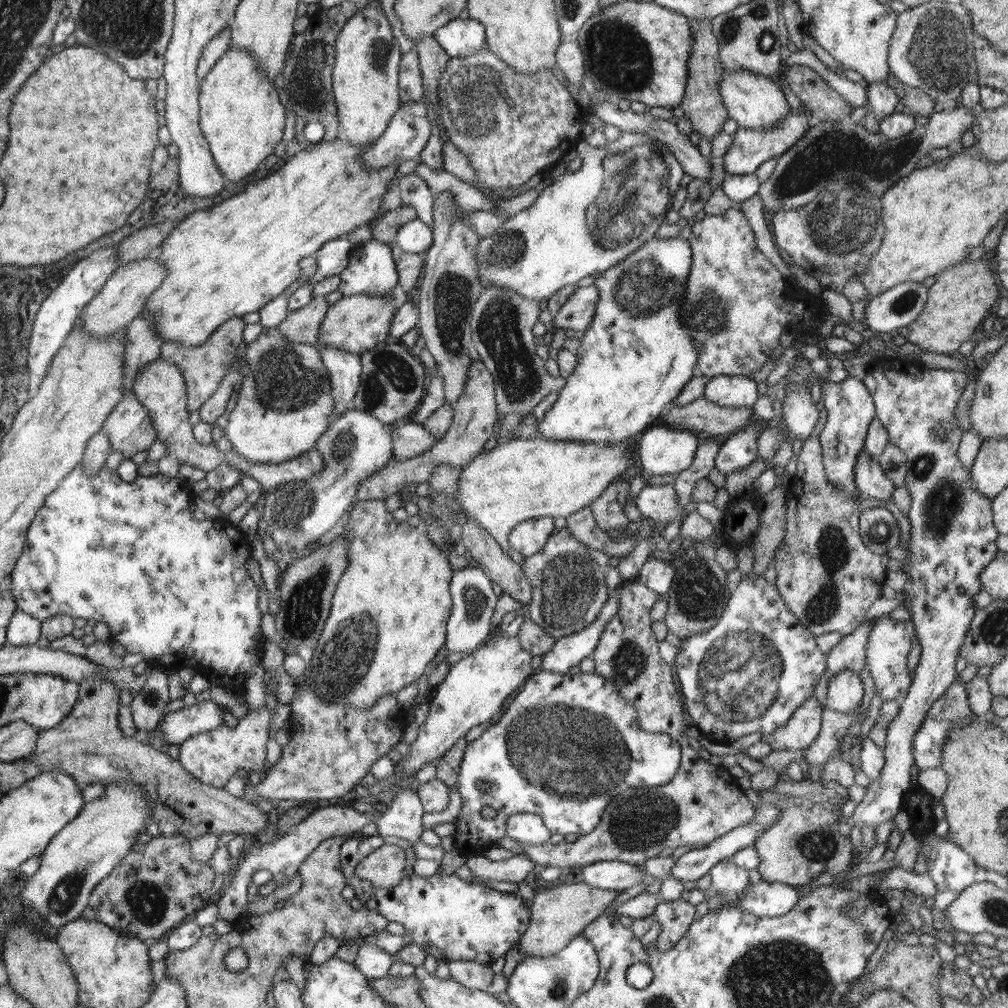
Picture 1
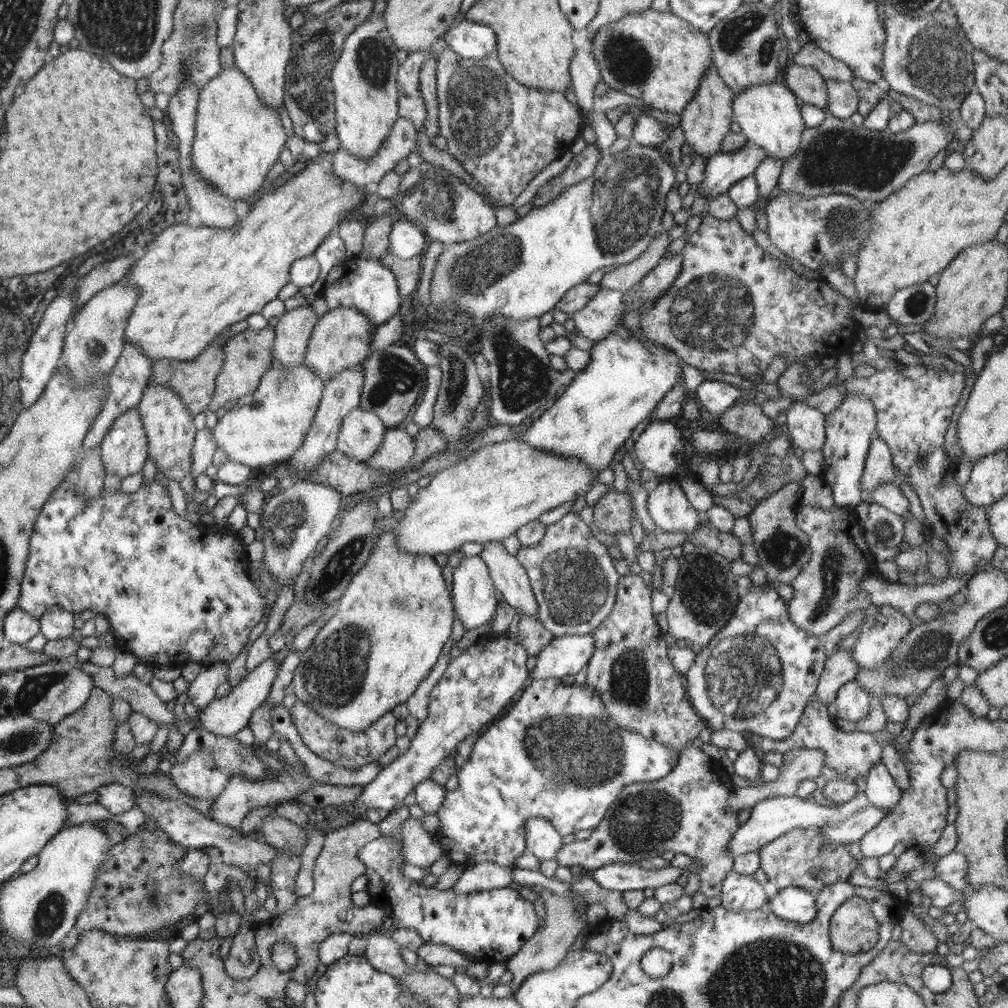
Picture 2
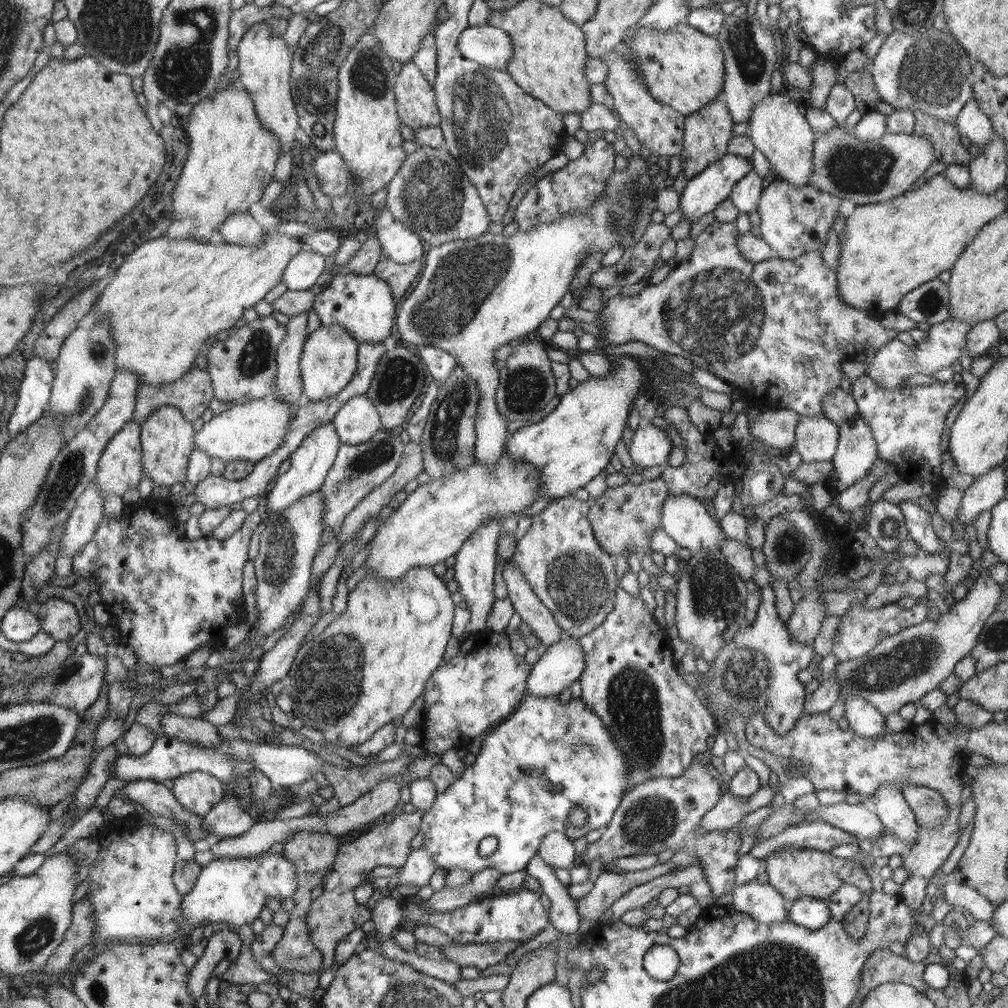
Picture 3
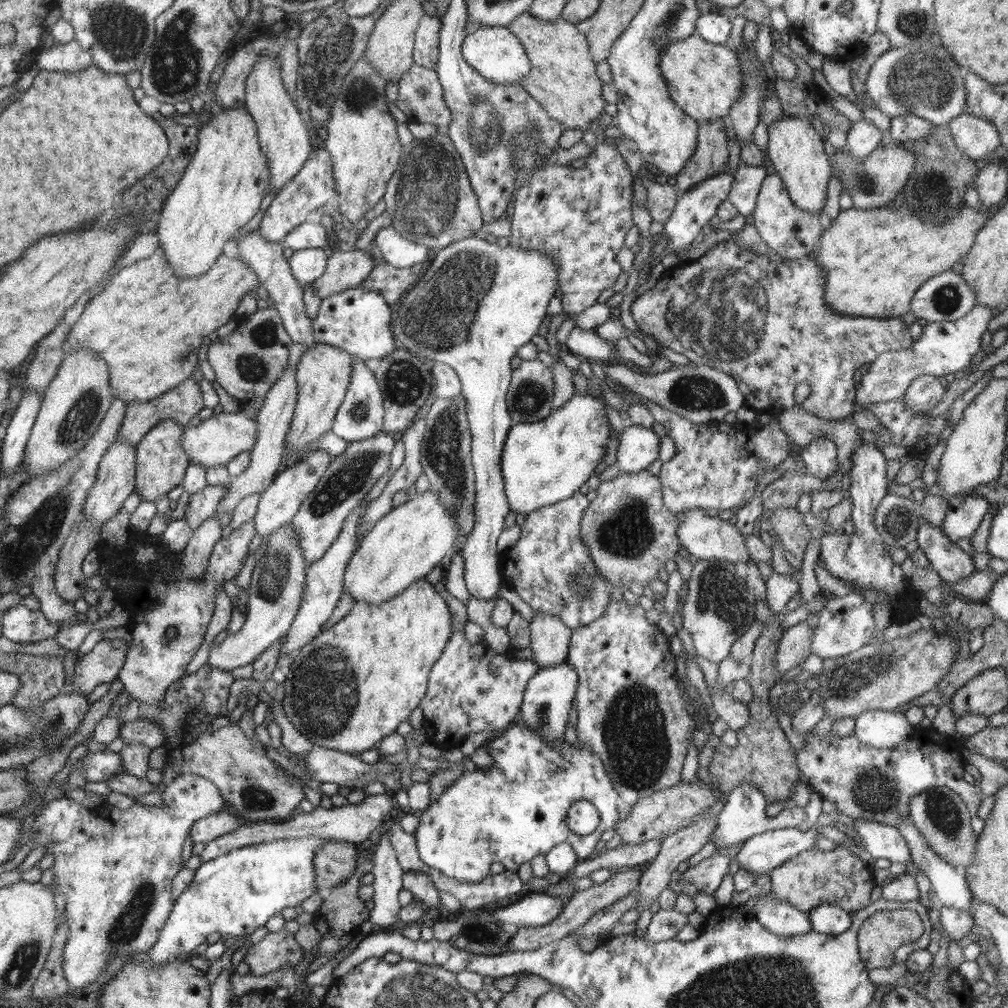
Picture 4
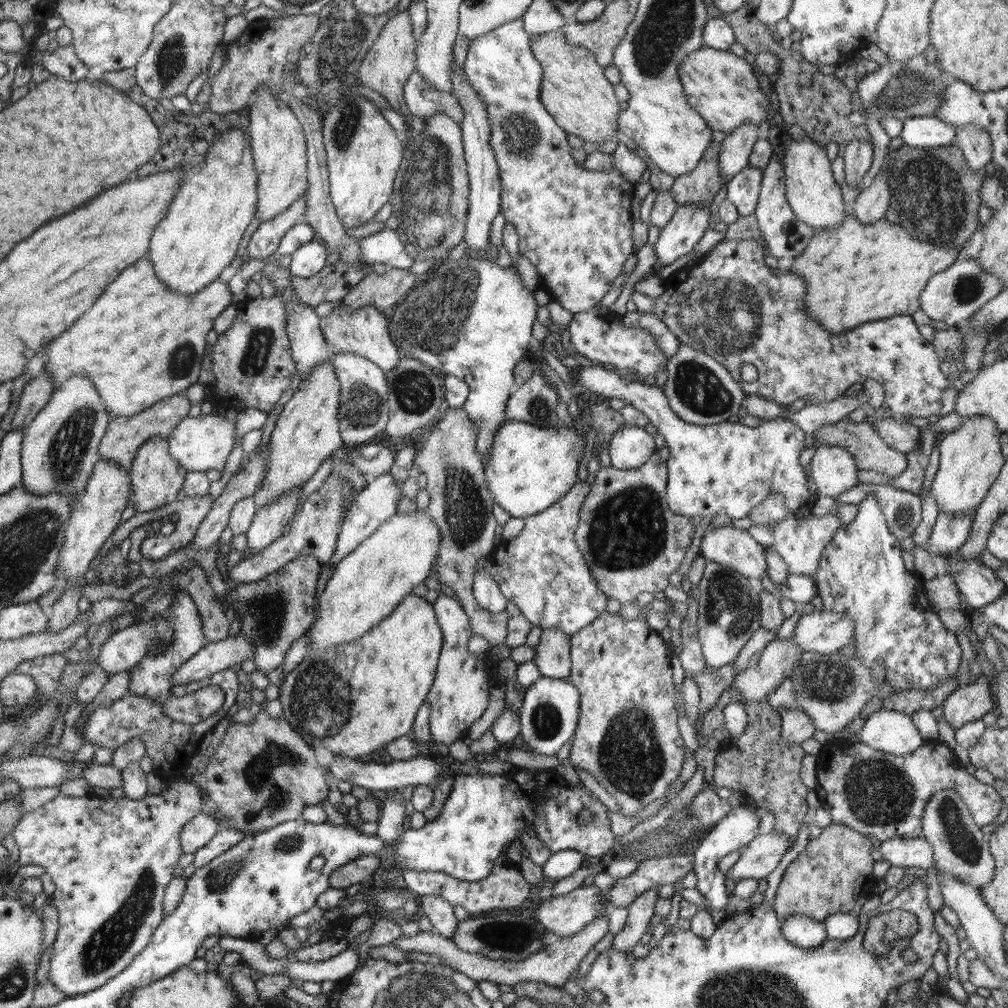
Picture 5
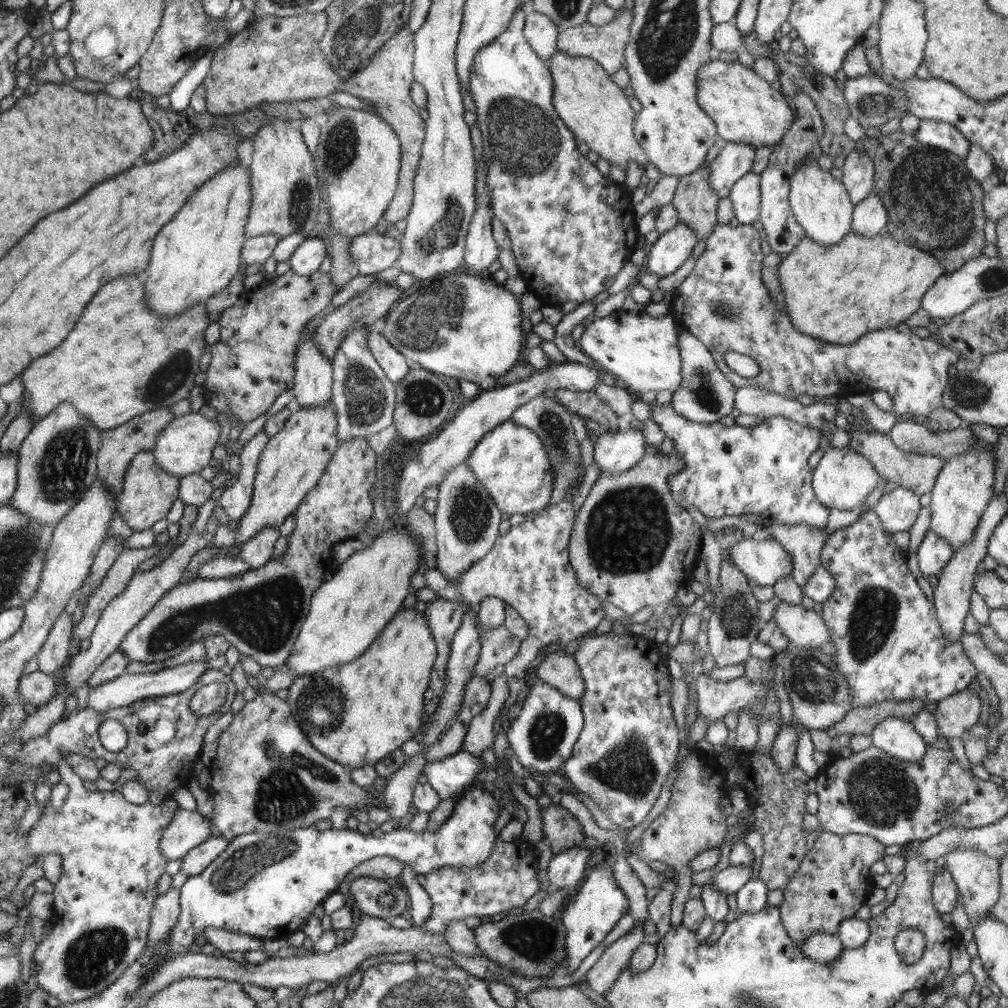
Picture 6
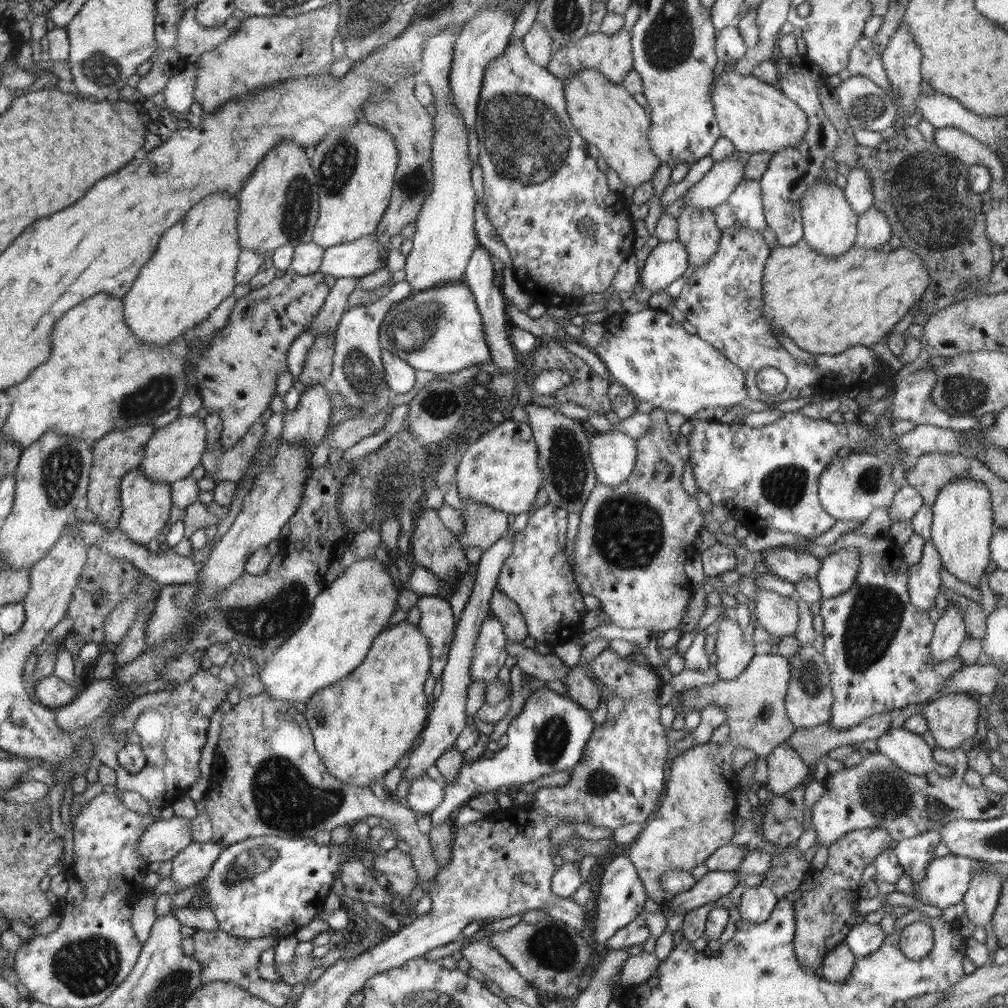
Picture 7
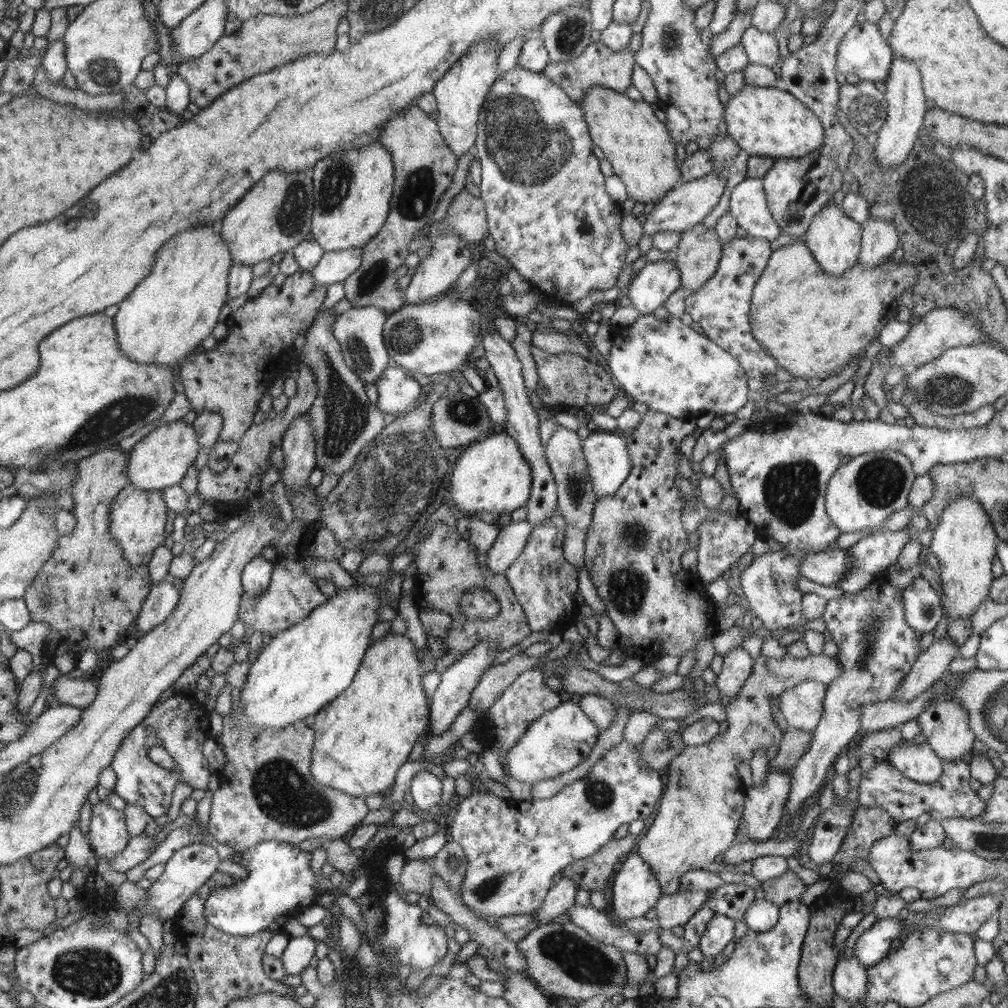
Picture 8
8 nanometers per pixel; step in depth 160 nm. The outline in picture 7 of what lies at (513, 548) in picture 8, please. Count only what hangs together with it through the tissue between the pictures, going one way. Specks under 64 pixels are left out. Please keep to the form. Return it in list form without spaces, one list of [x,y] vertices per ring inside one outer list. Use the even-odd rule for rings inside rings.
[[[510,527],[486,552],[483,552],[477,563],[477,574],[472,594],[465,604],[461,613],[460,621],[455,626],[455,635],[451,642],[446,666],[441,676],[442,694],[432,704],[432,712],[428,716],[426,728],[422,730],[422,742],[418,748],[411,750],[408,758],[409,766],[404,770],[403,777],[408,781],[415,782],[418,777],[424,775],[436,760],[445,754],[446,750],[453,747],[460,735],[460,732],[467,726],[466,700],[467,690],[471,683],[470,669],[473,659],[474,645],[476,644],[481,624],[489,614],[489,602],[492,593],[496,590],[496,583],[503,562],[508,558],[513,547],[513,531]]]

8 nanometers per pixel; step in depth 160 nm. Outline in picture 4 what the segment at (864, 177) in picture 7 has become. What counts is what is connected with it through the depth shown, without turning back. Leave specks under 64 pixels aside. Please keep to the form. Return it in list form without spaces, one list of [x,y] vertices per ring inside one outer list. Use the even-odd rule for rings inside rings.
[[[864,119],[847,128],[846,147],[857,161],[866,158],[884,140],[883,132]]]

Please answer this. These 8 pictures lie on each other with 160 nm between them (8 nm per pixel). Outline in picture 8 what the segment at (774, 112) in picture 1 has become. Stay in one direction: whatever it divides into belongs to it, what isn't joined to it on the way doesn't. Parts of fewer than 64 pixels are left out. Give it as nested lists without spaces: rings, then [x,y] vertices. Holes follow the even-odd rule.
[[[833,201],[824,204],[818,214],[812,218],[812,224],[805,234],[804,244],[810,250],[813,260],[830,276],[842,276],[852,266],[859,263],[862,244],[861,226],[846,217],[843,210]]]

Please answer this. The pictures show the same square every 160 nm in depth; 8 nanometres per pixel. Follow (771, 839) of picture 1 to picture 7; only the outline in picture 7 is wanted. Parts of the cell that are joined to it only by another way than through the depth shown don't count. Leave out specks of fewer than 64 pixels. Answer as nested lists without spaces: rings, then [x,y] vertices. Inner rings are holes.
[[[862,828],[847,833],[828,846],[828,857],[823,869],[810,868],[804,880],[799,884],[800,899],[793,902],[795,912],[795,930],[793,932],[793,947],[797,961],[807,971],[820,974],[823,958],[828,950],[844,942],[850,929],[856,923],[857,908],[862,899],[859,892],[863,886],[862,873],[864,869],[873,864],[878,855],[882,855],[892,845],[892,839],[884,828]]]

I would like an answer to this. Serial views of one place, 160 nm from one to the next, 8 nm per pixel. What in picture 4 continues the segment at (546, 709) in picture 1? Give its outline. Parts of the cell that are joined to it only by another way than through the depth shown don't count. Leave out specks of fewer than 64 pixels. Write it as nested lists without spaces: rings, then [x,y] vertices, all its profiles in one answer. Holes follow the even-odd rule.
[[[517,719],[502,736],[488,742],[486,749],[494,759],[490,768],[464,772],[426,810],[418,813],[419,825],[413,836],[416,850],[424,864],[462,882],[480,882],[490,875],[491,862],[499,862],[505,866],[506,871],[518,871],[524,862],[530,862],[538,855],[545,856],[561,843],[567,843],[578,858],[588,859],[597,855],[594,853],[595,846],[603,832],[615,829],[619,821],[618,811],[622,799],[617,790],[612,788],[602,762],[590,748],[582,746],[580,741],[575,746],[566,744],[564,740],[546,744],[538,732],[530,730]],[[579,800],[587,800],[599,810],[601,819],[593,834],[580,835],[568,829],[566,813],[570,805]]]

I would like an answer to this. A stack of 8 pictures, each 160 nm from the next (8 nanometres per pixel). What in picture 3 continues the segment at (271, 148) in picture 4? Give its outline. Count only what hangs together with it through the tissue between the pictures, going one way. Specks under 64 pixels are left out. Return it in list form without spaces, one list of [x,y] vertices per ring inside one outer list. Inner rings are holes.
[[[266,21],[250,26],[237,46],[240,86],[252,97],[254,108],[262,123],[271,130],[281,144],[281,153],[288,152],[296,140],[299,128],[298,115],[292,100],[290,79],[292,54],[282,36],[275,37],[272,27]]]

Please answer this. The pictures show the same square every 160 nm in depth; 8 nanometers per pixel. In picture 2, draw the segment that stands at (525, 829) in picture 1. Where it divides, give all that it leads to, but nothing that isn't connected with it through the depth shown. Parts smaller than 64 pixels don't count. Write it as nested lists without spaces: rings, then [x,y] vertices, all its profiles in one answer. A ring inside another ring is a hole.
[[[532,817],[525,820],[526,847],[540,860],[555,859],[558,850],[564,846],[562,836],[547,820]]]

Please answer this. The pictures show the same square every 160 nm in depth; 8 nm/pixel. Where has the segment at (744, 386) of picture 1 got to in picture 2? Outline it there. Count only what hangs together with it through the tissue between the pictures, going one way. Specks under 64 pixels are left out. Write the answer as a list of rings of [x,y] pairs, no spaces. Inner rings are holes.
[[[706,379],[693,393],[702,407],[712,414],[720,415],[742,398],[744,392],[732,384]]]

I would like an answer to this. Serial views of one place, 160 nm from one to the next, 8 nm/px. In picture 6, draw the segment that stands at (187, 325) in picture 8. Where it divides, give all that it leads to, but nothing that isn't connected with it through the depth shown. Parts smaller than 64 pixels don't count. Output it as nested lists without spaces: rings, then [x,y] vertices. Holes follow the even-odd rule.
[[[243,163],[225,166],[204,182],[204,186],[194,190],[186,200],[186,206],[182,206],[178,214],[158,232],[152,246],[150,266],[146,267],[146,278],[142,278],[146,286],[148,306],[154,312],[162,316],[178,314],[196,303],[205,302],[225,290],[241,270],[240,258],[246,240],[244,228],[252,202],[250,181],[249,167]]]

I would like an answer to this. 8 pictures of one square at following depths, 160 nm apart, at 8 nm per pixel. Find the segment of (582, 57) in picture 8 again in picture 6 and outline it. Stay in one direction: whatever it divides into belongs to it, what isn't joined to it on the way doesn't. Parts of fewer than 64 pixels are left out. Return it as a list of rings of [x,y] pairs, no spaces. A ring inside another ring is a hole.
[[[620,7],[617,10],[616,18],[604,26],[582,24],[563,30],[559,33],[557,40],[558,50],[567,55],[583,56],[594,59],[609,74],[614,74],[617,70],[625,68],[624,49],[630,36],[630,27],[632,25],[632,10],[626,7]]]

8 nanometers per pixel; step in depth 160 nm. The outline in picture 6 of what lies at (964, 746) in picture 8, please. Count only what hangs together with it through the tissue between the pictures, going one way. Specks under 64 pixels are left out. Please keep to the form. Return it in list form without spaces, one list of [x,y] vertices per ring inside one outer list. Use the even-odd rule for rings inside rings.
[[[968,688],[937,702],[934,717],[940,738],[961,738],[980,720],[984,703]]]

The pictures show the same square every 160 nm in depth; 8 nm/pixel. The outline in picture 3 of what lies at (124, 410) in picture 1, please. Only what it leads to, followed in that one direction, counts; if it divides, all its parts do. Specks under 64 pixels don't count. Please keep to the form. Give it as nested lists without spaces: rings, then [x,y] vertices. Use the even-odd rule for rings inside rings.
[[[132,418],[108,441],[106,448],[98,459],[96,486],[100,498],[104,500],[109,494],[122,496],[130,488],[138,488],[140,478],[144,475],[142,464],[142,445],[140,442],[141,426]]]

